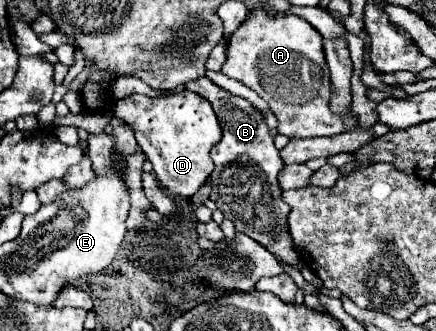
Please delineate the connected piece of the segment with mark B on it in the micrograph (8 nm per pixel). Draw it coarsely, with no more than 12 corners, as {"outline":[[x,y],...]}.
{"outline":[[206,76],[210,198],[238,232],[300,258],[276,180],[284,162],[262,112]]}

